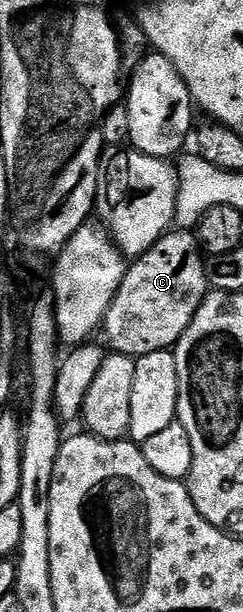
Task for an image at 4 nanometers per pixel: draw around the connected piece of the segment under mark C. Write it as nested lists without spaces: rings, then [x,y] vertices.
[[[195,231],[165,232],[153,248],[127,265],[120,289],[104,315],[102,328],[112,339],[111,351],[139,358],[175,349],[209,291],[206,256]]]

